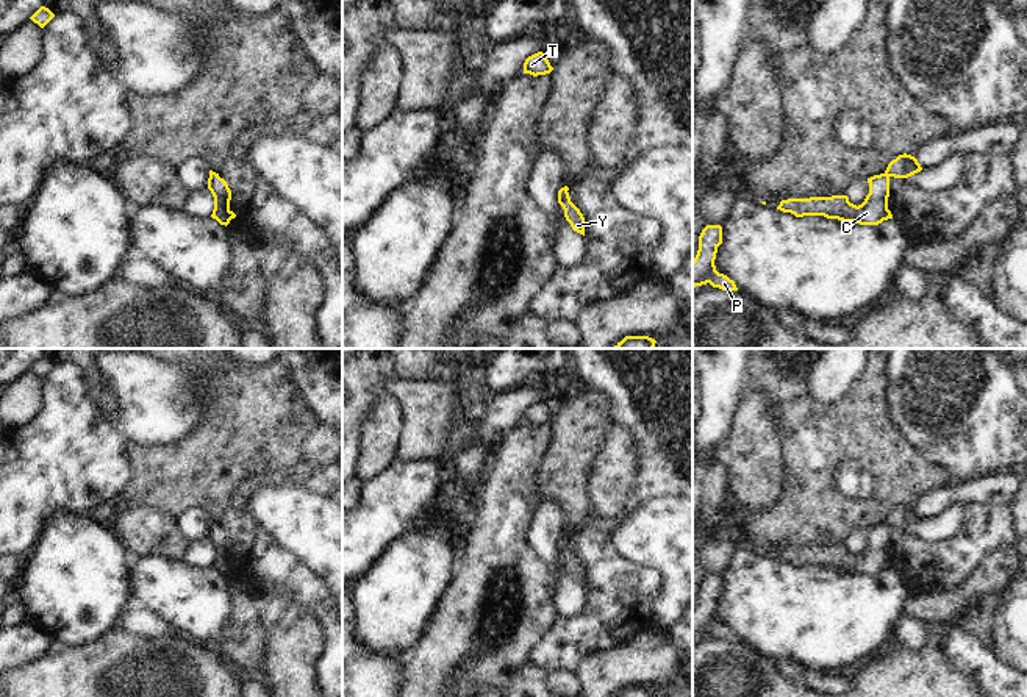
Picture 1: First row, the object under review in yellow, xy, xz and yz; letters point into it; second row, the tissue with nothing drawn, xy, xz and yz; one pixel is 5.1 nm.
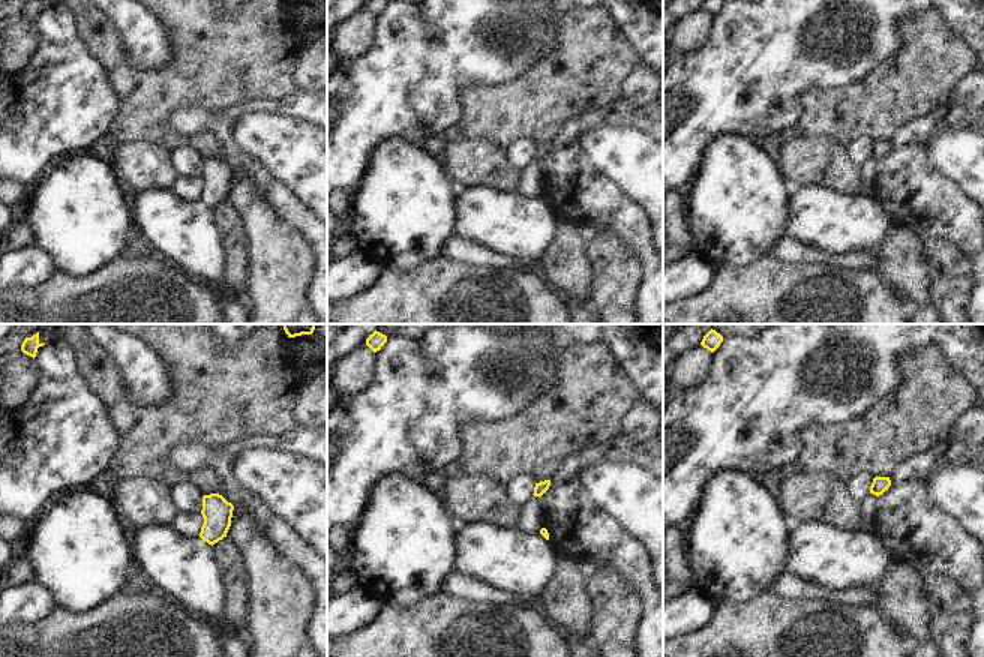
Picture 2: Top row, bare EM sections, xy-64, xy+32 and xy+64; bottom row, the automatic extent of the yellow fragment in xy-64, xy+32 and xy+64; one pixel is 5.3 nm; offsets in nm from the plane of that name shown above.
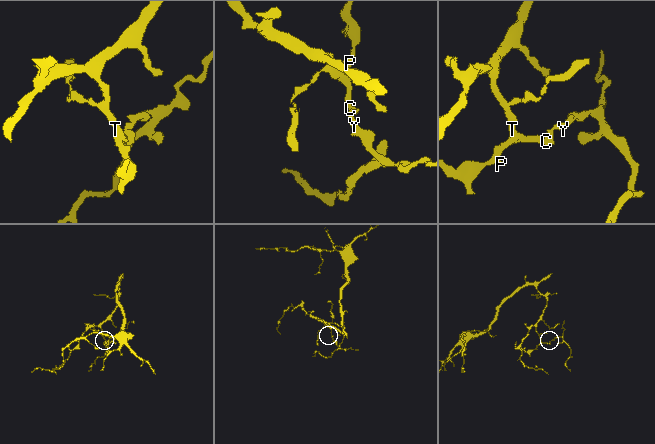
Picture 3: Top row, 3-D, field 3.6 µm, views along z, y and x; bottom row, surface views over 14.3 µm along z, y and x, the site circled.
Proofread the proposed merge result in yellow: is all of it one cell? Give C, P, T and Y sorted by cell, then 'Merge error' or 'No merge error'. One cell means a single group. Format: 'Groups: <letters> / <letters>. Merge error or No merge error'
Groups: C P T Y. No merge error.

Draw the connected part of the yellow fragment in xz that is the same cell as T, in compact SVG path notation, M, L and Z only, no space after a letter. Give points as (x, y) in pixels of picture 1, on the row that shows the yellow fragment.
M538 52L528 56L524 63L524 73L530 73L533 77L550 73L553 67L542 52Z

